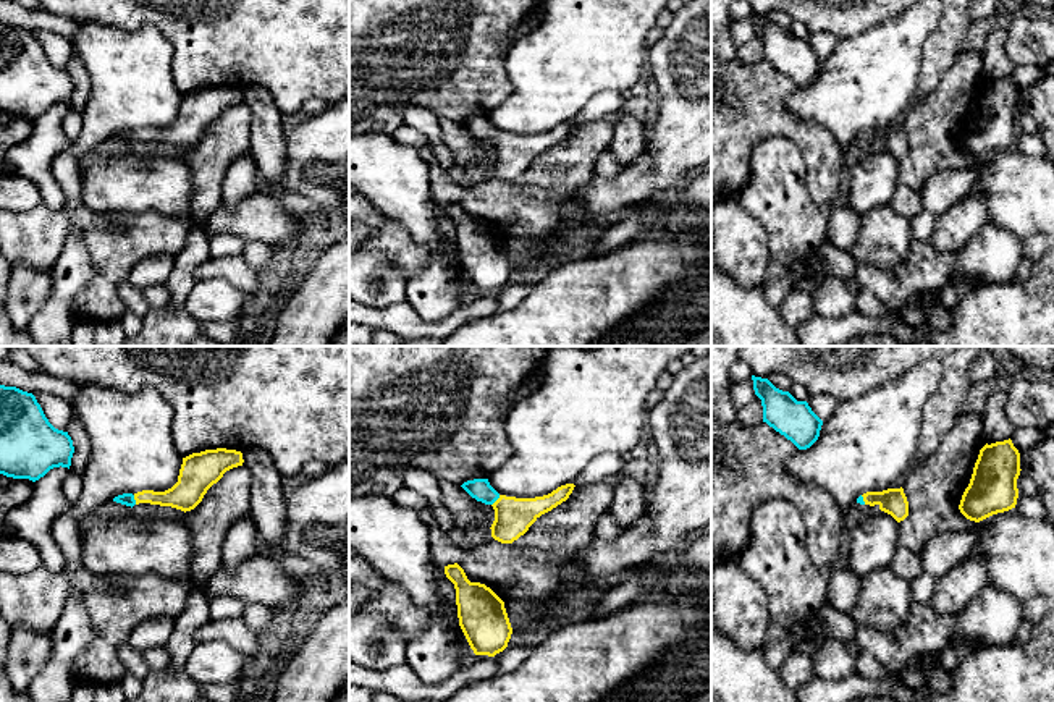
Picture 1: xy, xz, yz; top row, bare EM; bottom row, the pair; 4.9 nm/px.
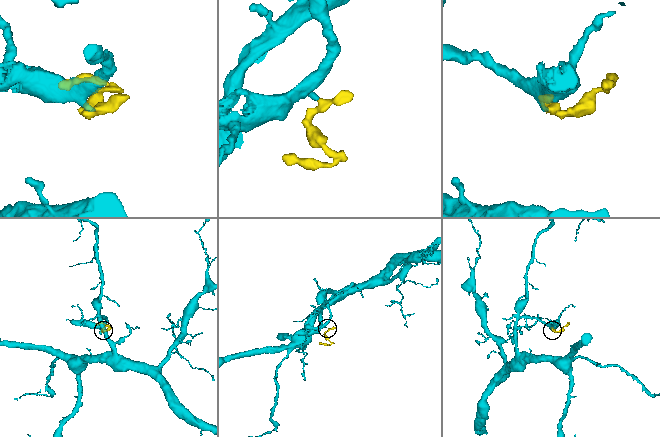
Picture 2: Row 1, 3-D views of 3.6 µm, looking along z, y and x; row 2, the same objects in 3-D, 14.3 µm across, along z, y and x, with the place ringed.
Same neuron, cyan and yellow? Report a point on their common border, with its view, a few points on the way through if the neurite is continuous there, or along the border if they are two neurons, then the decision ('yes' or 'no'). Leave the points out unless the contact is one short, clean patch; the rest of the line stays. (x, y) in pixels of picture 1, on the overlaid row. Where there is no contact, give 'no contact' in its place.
meets cyan in xz at (497, 499); runs through xz (479, 489), (497, 499), (513, 516); yes

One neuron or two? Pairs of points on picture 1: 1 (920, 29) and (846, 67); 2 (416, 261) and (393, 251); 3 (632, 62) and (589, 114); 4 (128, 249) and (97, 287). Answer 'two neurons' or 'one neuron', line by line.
1: one neuron
2: one neuron
3: two neurons
4: one neuron

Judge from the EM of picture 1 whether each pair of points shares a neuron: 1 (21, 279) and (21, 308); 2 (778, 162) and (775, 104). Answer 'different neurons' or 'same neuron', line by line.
1: same neuron
2: different neurons

